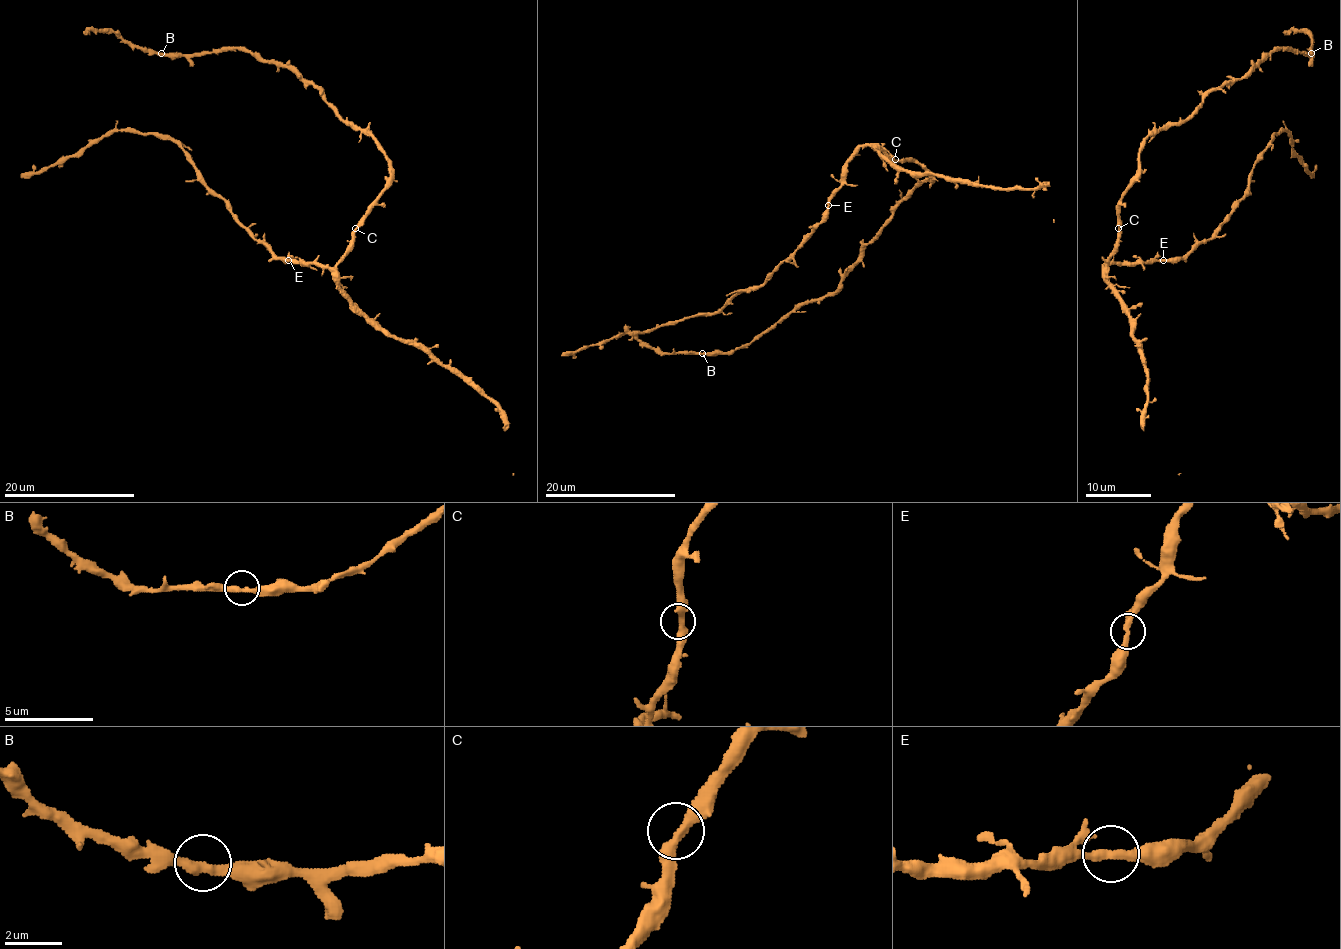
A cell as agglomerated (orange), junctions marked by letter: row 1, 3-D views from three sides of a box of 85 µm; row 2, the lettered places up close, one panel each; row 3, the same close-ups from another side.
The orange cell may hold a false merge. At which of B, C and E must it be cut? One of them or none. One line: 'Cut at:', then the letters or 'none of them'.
Cut at: none of them

